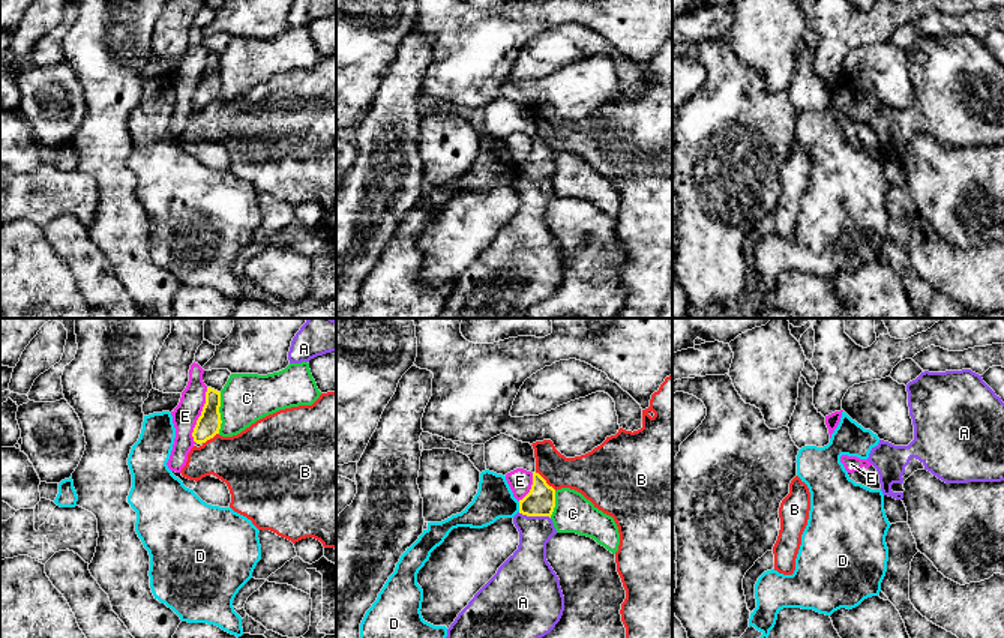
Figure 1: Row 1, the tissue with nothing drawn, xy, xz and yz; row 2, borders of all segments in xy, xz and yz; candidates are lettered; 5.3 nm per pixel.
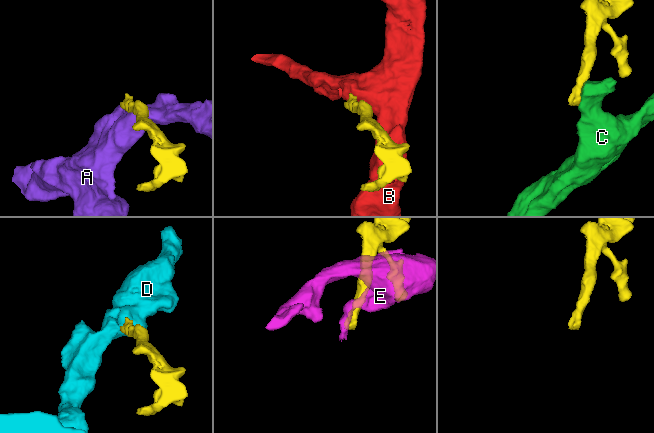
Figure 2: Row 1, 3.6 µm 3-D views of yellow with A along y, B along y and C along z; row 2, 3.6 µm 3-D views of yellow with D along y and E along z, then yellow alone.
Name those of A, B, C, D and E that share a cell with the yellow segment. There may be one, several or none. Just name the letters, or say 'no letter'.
no letter

